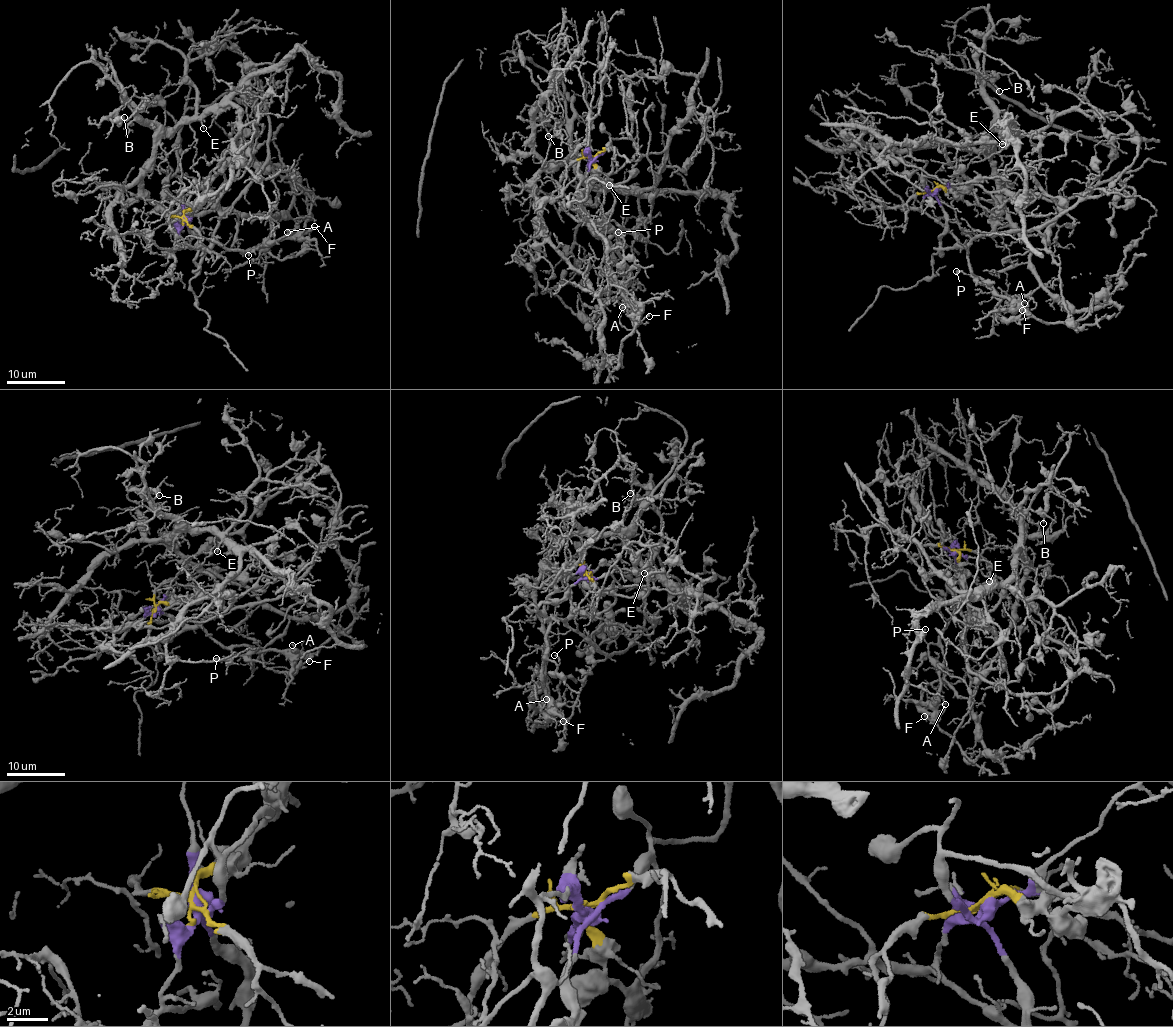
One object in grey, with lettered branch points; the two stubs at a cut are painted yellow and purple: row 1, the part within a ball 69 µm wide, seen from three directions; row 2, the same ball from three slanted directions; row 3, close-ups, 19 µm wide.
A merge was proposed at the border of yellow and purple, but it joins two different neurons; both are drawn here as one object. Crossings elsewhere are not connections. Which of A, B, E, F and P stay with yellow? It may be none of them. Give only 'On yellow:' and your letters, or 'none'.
On yellow: B, E

